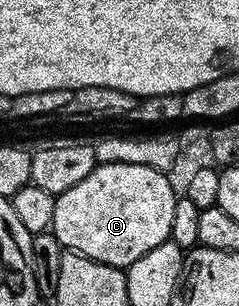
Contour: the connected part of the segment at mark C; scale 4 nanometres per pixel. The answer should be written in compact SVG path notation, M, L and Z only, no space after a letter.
M101 162L86 180L56 195L50 232L65 251L127 268L138 256L146 256L150 248L169 241L177 199L165 171L142 164Z

